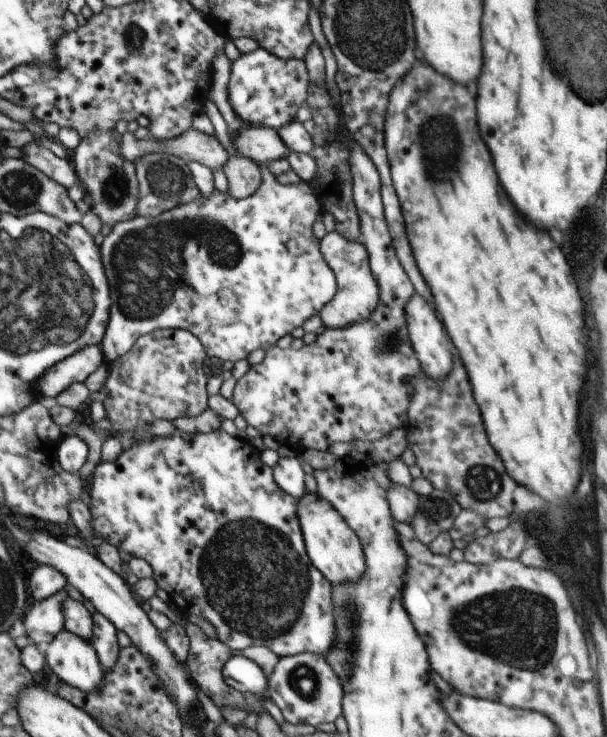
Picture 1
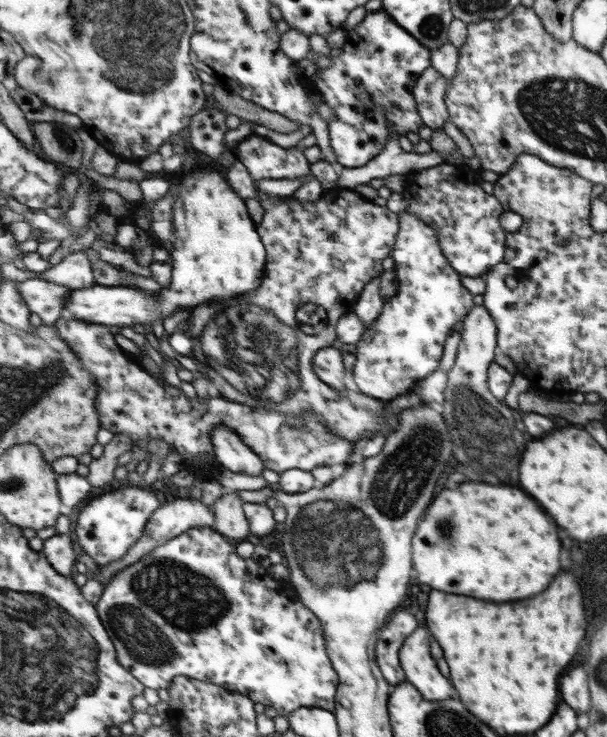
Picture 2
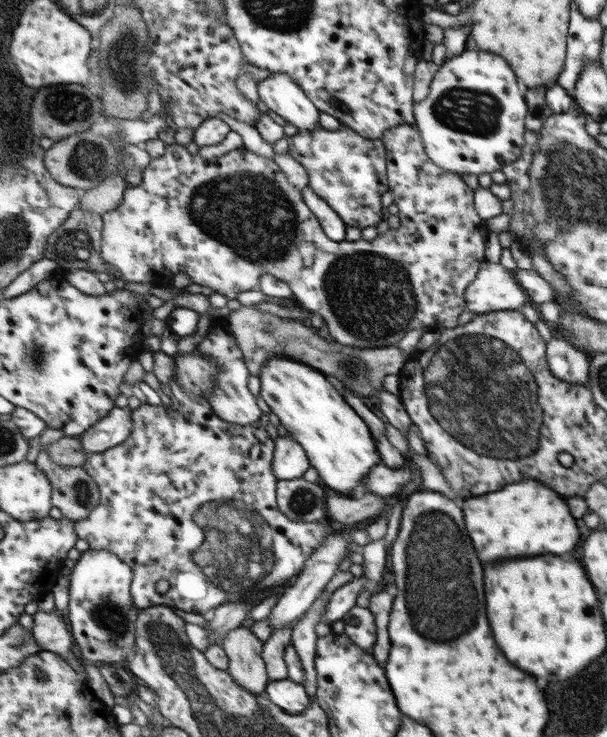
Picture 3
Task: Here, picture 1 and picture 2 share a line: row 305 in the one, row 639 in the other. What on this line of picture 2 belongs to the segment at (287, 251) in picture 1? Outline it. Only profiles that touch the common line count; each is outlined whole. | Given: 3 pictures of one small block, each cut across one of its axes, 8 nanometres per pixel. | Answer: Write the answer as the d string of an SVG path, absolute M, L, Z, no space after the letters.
M189 528L176 538L150 550L148 554L142 556L141 560L118 572L104 585L104 594L97 606L99 607L100 621L115 646L118 662L130 674L135 675L145 687L154 690L169 689L174 684L176 677L188 676L188 678L196 678L198 681L218 684L224 690L230 690L232 693L246 695L254 703L272 706L282 716L288 716L300 707L318 707L335 713L338 673L332 667L330 657L328 657L326 639L324 639L326 636L319 618L309 607L299 602L295 590L288 580L274 580L268 570L264 570L256 562L251 559L242 560L240 556L236 556L234 546L228 544L226 538L224 540L222 538L224 536L220 536L218 531L214 532L210 528Z

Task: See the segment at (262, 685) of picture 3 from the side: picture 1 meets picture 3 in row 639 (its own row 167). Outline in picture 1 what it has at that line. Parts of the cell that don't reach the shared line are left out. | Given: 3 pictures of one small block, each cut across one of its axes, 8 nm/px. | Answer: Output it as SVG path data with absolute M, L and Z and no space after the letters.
M229 154L222 170L228 180L229 193L237 199L250 198L262 184L260 165L245 156Z

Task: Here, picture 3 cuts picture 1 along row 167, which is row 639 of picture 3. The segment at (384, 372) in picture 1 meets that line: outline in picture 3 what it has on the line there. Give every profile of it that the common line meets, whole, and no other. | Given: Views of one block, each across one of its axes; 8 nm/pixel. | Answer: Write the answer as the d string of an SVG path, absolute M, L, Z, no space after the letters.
M356 605L344 616L343 621L346 625L343 633L356 645L373 654L378 628L375 626L375 615L371 610Z

